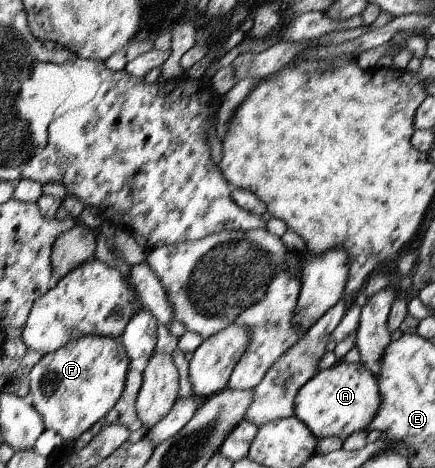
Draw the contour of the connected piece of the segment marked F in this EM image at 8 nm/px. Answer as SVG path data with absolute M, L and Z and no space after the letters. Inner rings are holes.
M87 335L77 341L71 341L54 353L43 355L43 358L31 369L29 378L31 396L34 398L33 405L42 415L45 427L59 433L65 440L72 438L76 441L83 432L87 432L117 404L125 388L127 364L129 358L120 337Z

